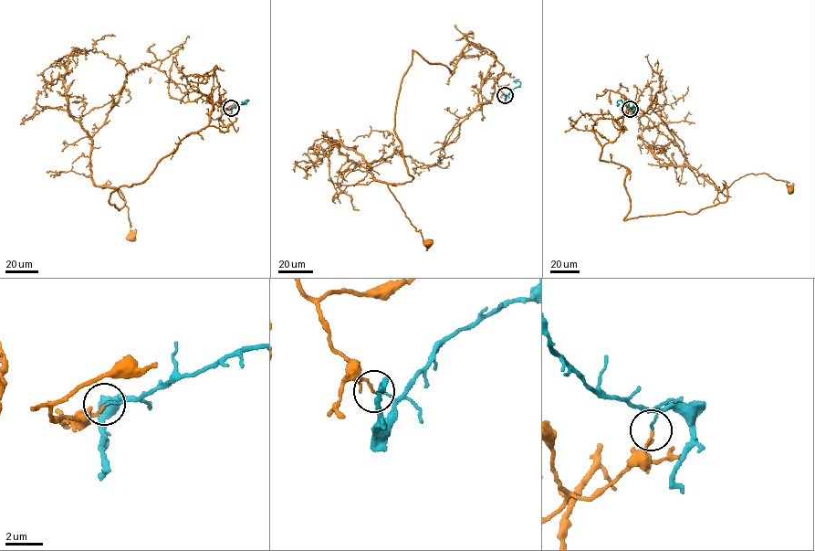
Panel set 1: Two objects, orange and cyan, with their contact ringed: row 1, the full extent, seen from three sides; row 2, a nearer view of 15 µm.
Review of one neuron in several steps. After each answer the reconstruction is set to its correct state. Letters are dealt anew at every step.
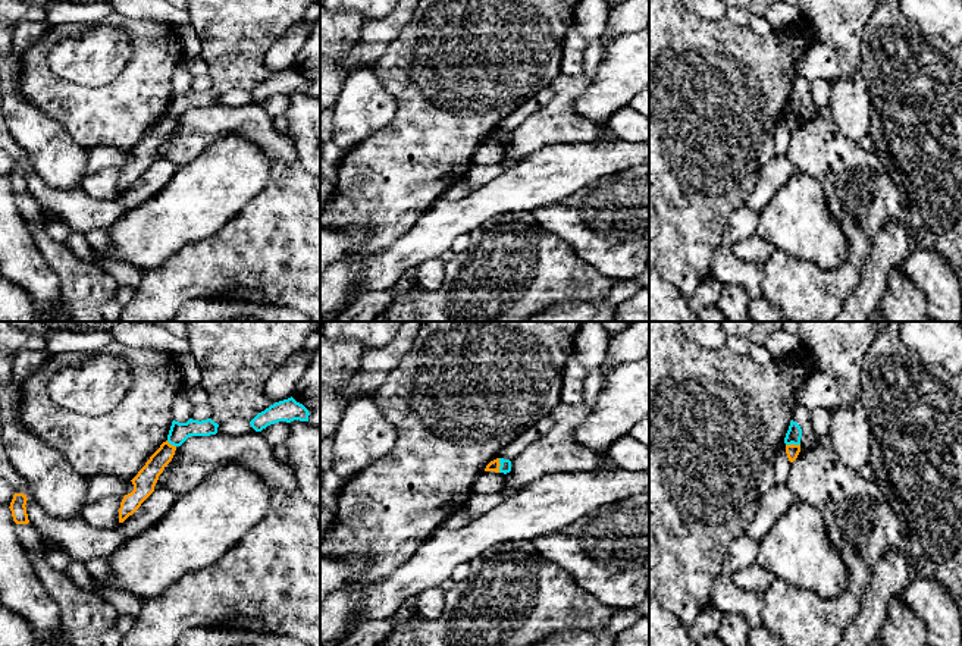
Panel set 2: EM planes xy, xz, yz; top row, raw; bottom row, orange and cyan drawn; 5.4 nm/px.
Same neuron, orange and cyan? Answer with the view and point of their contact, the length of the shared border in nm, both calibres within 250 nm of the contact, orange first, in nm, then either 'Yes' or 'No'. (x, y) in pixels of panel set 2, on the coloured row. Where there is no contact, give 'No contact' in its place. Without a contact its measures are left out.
Touches orange at xz (500, 464). Shared border 80 nm. Thickness 60 nm (orange) against 60 nm. No

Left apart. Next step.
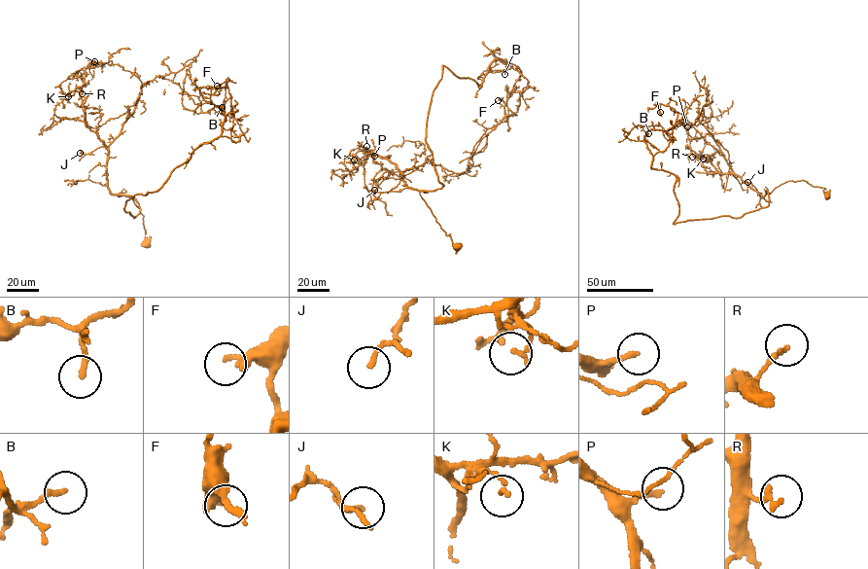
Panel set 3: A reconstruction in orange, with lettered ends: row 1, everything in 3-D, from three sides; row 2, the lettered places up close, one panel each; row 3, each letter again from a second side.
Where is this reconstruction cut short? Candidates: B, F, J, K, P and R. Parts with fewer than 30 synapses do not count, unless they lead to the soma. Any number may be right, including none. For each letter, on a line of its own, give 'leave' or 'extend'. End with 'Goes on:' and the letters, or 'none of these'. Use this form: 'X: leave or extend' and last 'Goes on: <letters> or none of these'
B: leave
F: leave
J: leave
K: leave
P: extend
R: leave
Goes on: P

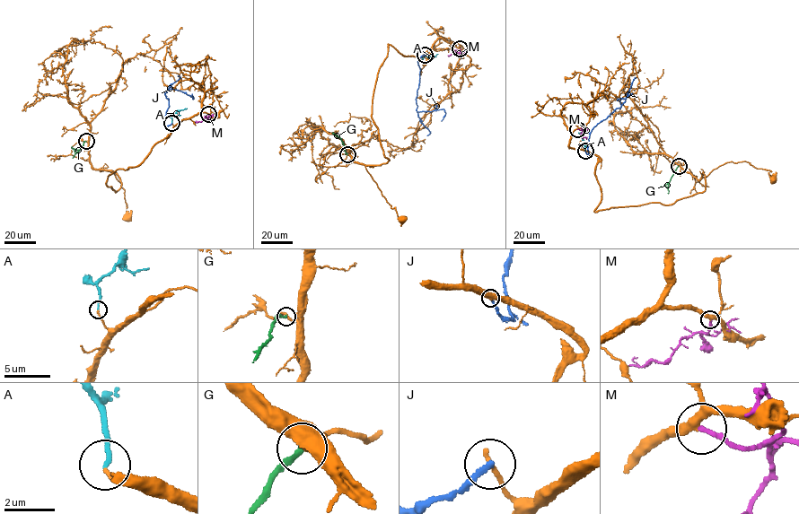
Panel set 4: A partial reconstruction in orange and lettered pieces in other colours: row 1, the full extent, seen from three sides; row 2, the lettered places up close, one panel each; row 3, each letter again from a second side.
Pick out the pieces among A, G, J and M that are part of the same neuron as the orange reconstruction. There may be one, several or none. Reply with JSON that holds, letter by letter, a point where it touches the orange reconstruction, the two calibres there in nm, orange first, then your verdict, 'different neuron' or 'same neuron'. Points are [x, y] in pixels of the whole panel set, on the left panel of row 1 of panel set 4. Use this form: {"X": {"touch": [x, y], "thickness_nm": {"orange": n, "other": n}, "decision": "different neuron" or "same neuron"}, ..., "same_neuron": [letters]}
{"A": {"touch": [171, 122], "thickness_nm": {"orange": 150, "other": 160}, "decision": "same neuron"}, "G": {"touch": [86, 141], "thickness_nm": {"orange": 130, "other": 200}, "decision": "different neuron"}, "J": {"touch": [171, 123], "thickness_nm": {"orange": 200, "other": 220}, "decision": "different neuron"}, "M": {"touch": [208, 114], "thickness_nm": {"orange": 280, "other": 200}, "decision": "different neuron"}, "same_neuron": ["A"]}

